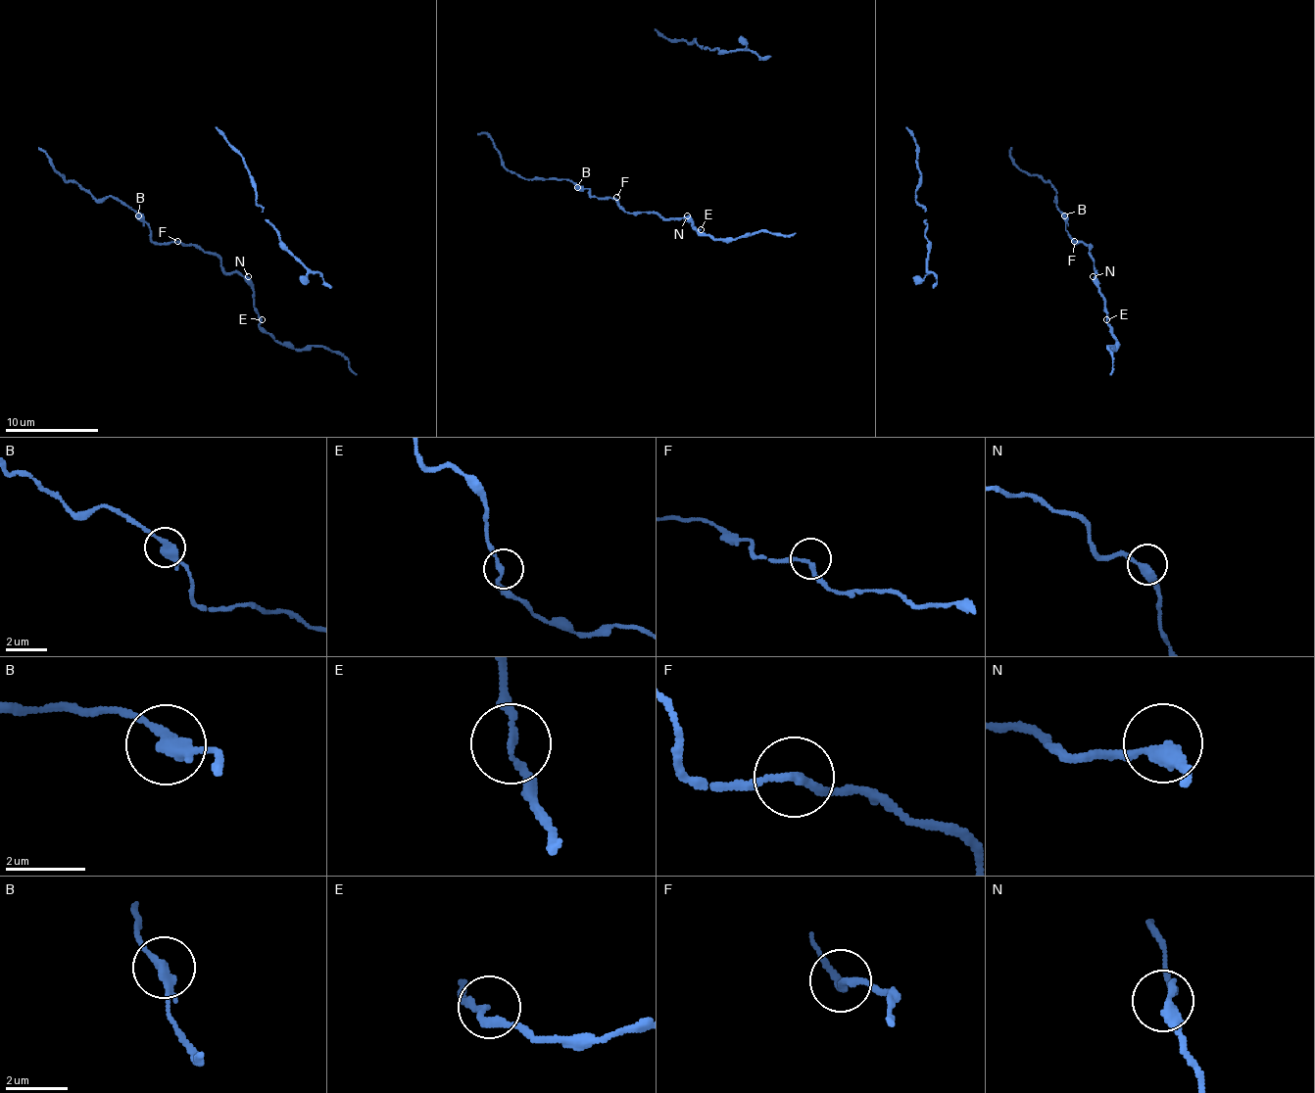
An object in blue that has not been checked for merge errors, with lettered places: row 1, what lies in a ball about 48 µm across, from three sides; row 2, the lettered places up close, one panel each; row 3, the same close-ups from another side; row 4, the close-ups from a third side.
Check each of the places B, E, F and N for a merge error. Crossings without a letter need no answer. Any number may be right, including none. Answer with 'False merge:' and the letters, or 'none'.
False merge: none

